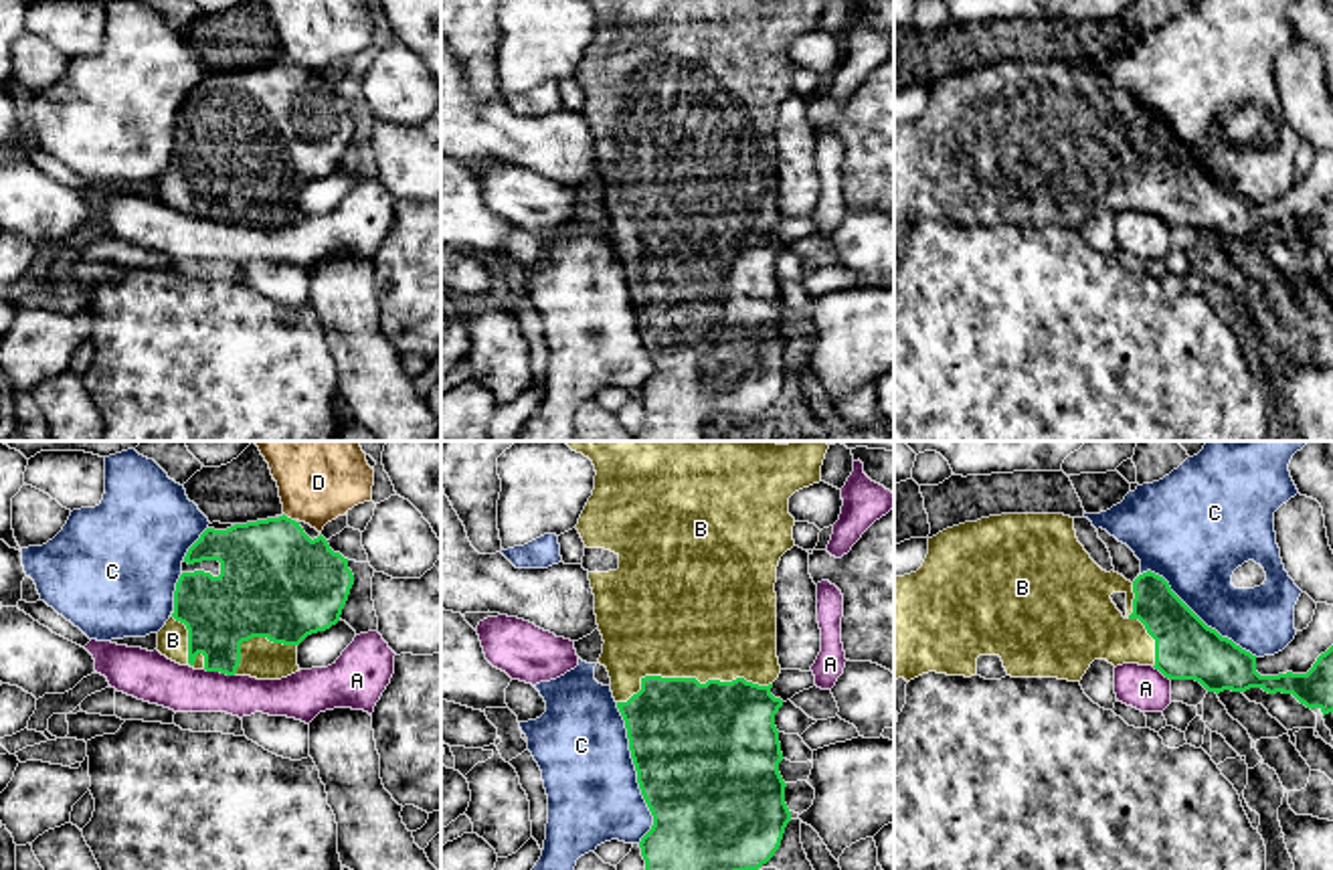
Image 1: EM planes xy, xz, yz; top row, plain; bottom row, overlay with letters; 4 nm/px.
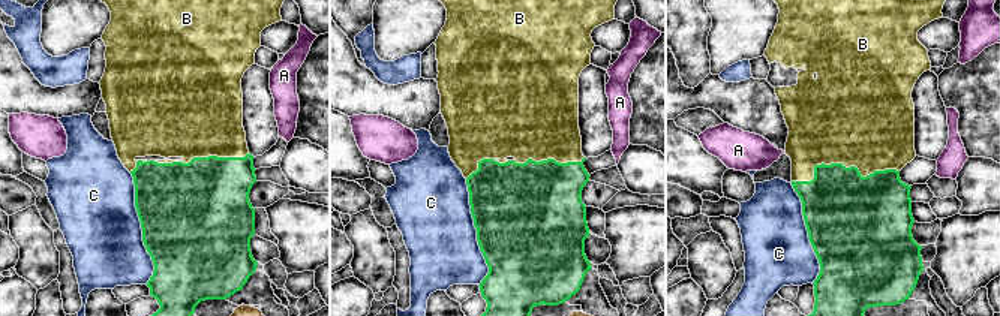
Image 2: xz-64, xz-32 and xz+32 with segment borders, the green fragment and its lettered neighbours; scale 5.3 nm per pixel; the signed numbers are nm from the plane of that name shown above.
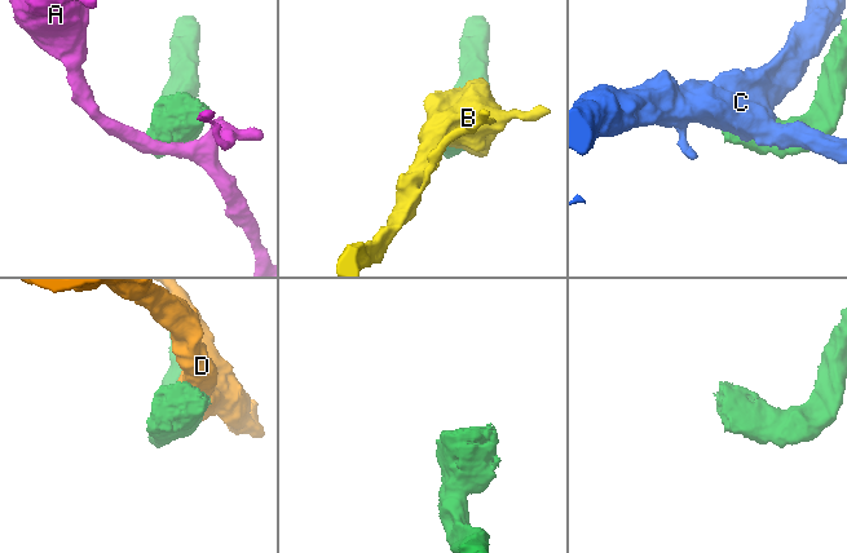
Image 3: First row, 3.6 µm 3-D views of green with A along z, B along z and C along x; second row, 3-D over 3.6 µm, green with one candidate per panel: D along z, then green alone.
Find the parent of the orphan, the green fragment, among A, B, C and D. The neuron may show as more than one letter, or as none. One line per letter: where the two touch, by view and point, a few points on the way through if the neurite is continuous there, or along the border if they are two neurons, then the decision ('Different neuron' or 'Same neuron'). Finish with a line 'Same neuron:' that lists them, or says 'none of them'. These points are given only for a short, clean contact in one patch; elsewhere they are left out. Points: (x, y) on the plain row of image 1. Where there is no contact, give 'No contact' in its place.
A: Touches green at xy (221, 219). Boundary: xy (205, 215), (235, 221). Different neuron
B: Touches green at xz (690, 225). Same neuron
C: Touches green at xz (638, 320). Different neuron
D: Touches green at xy (290, 65). Different neuron
Same neuron: B

